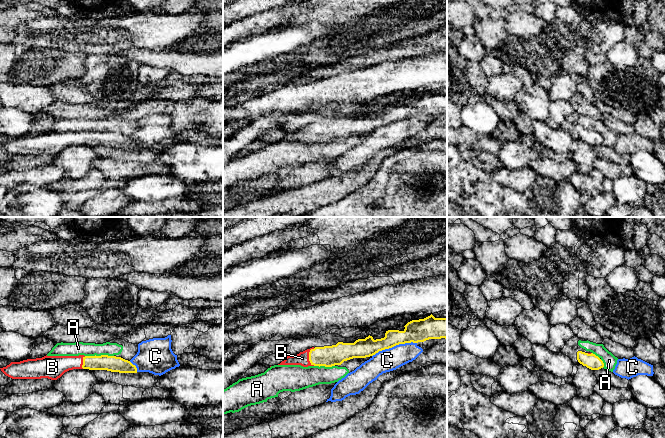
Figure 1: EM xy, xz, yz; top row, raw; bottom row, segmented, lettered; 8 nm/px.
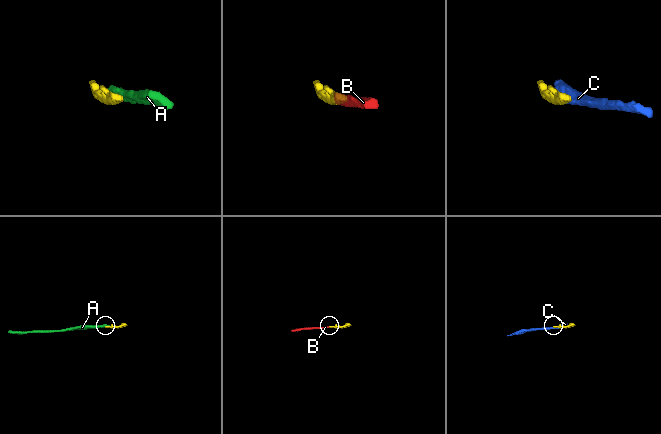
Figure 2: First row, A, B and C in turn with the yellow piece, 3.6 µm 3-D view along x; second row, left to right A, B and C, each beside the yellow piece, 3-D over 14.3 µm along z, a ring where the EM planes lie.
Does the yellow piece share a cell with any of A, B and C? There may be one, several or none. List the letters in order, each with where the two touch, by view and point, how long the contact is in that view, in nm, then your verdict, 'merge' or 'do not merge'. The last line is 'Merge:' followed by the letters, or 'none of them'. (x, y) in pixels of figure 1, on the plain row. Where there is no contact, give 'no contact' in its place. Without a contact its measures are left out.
A: xy (99, 132) | 240 nm | do not merge
B: xz (309, 132) | 150 nm | merge
C: xz (394, 121) | 380 nm | do not merge
Merge: B

